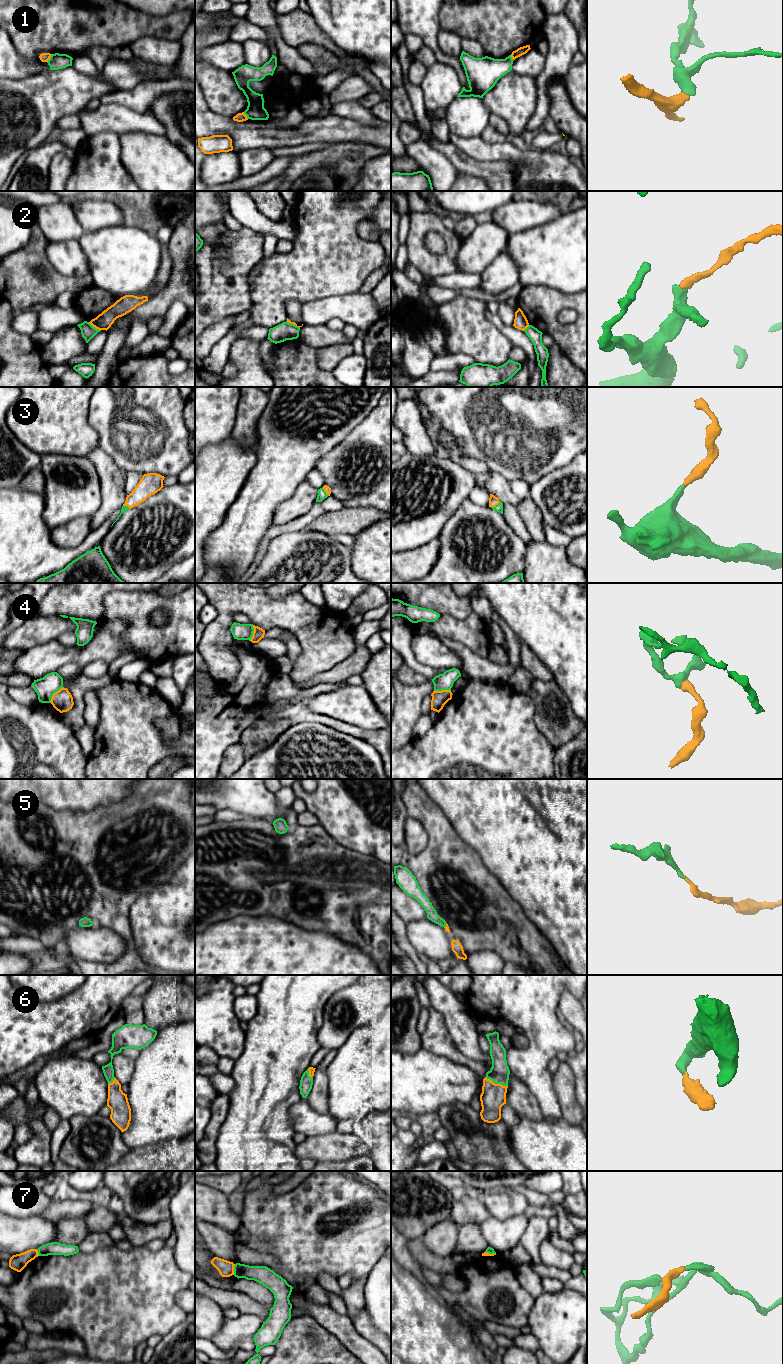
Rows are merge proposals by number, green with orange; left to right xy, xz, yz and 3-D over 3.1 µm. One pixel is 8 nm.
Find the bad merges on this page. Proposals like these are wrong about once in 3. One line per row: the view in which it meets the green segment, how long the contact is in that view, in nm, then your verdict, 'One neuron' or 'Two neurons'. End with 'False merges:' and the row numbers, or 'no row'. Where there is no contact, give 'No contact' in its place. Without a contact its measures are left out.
1: Touches green in xy. Shared border 80 nm. Two neurons
2: Touches green in xy. Shared border 120 nm. Two neurons
3: Touches green in yz. Shared border 90 nm. One neuron
4: Touches green in xy. Shared border 170 nm. Two neurons
5: Touches green in yz. Shared border 40 nm. One neuron
6: Touches green in yz. Shared border 200 nm. One neuron
7: Touches green in xz. Shared border 90 nm. One neuron
False merges: 1, 2, 4

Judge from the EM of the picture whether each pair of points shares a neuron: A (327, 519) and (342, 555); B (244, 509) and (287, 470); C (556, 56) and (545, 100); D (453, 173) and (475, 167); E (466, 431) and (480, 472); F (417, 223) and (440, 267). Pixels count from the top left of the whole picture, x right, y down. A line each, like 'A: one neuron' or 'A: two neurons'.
A: two neurons
B: one neuron
C: one neuron
D: two neurons
E: two neurons
F: one neuron

